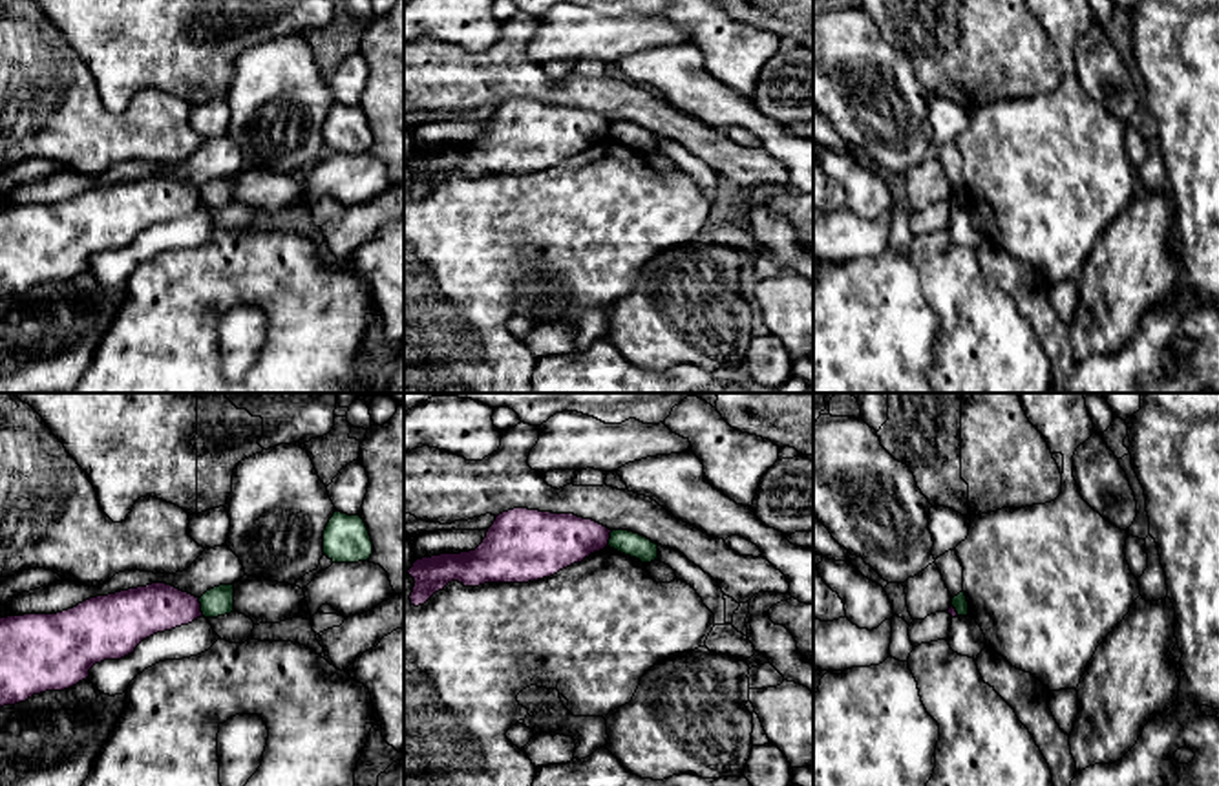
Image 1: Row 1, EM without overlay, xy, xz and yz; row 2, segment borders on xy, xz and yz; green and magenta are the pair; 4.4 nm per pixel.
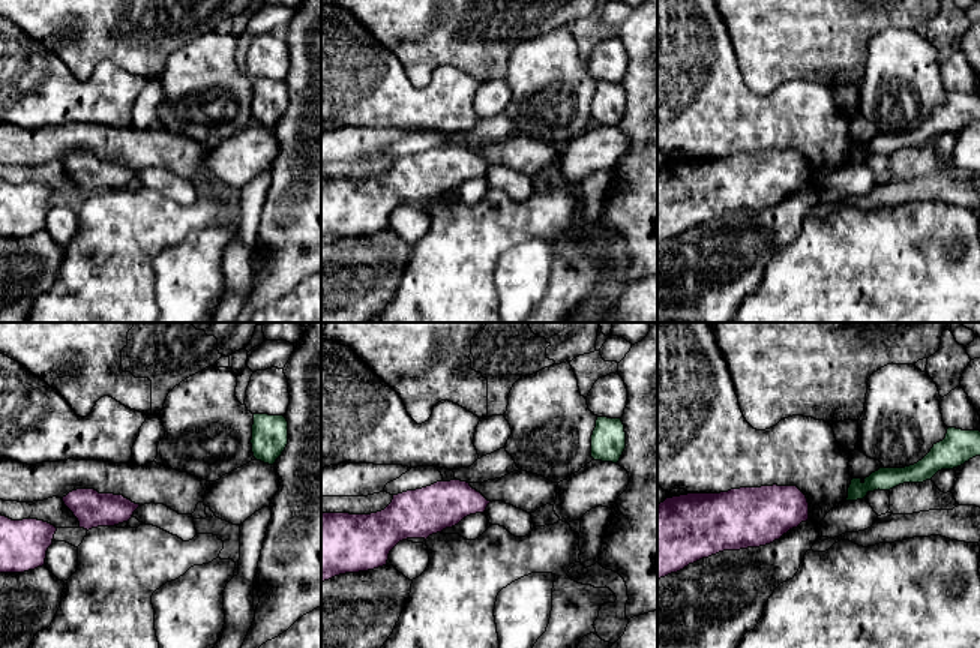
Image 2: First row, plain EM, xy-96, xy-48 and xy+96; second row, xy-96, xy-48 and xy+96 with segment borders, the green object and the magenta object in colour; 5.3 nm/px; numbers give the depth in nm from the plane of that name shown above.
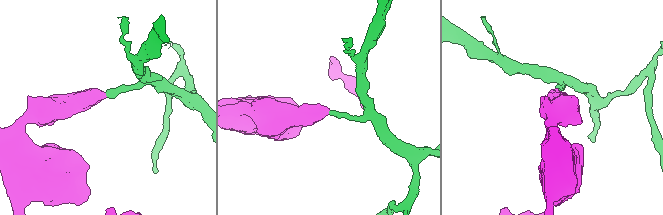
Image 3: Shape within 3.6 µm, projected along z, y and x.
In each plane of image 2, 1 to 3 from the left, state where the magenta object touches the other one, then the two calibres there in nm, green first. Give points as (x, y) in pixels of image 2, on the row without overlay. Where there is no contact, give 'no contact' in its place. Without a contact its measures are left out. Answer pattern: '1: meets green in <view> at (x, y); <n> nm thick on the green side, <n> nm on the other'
1: no contact
2: no contact
3: no contact

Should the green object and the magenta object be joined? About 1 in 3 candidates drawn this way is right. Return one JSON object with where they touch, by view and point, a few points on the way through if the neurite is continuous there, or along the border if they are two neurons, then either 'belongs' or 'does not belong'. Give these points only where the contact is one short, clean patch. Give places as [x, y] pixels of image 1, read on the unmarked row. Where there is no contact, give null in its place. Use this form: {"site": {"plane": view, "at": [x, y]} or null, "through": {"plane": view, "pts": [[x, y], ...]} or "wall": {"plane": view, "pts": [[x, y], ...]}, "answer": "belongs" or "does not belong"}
{"site": {"plane": "xy", "at": [201, 198]}, "wall": {"plane": "xy", "pts": [[198, 189], [203, 205]]}, "answer": "does not belong"}

